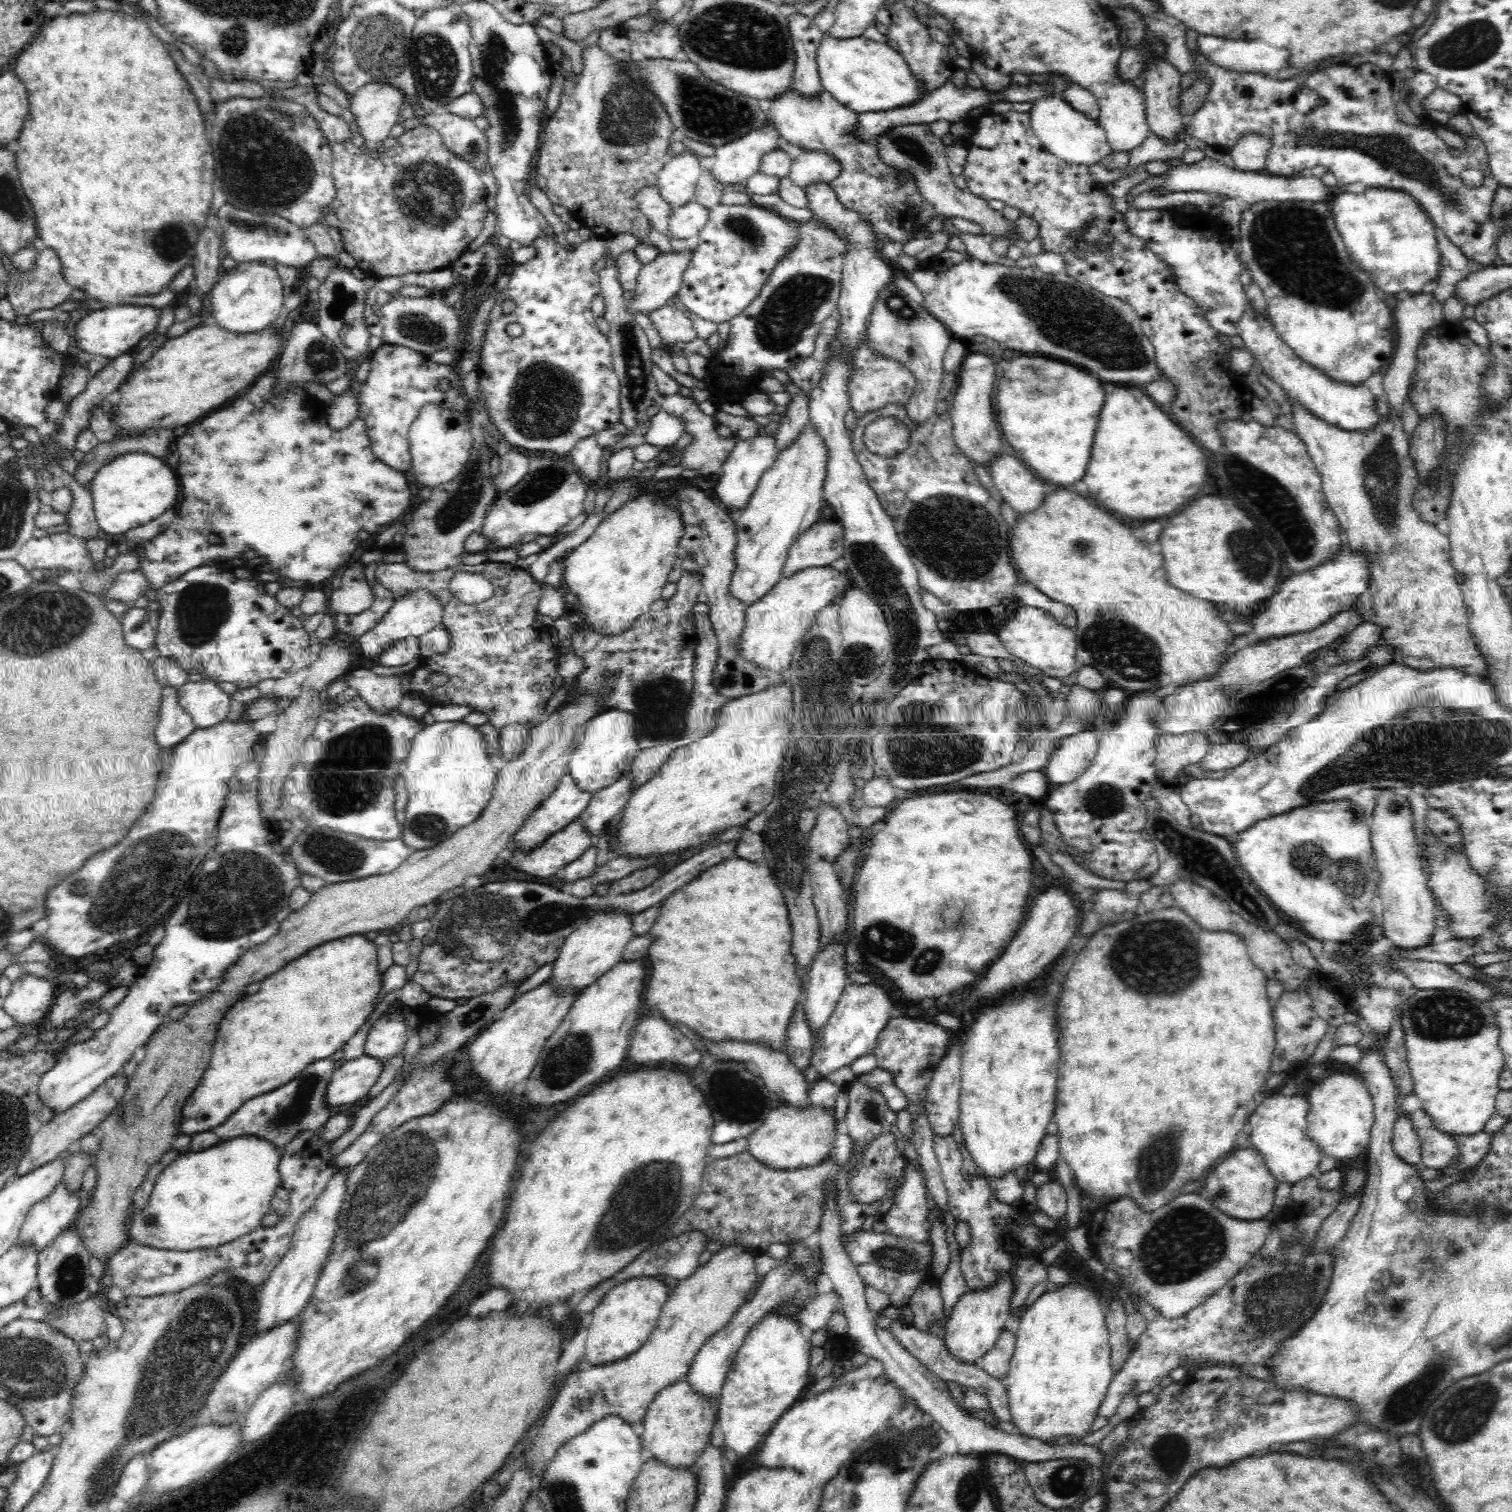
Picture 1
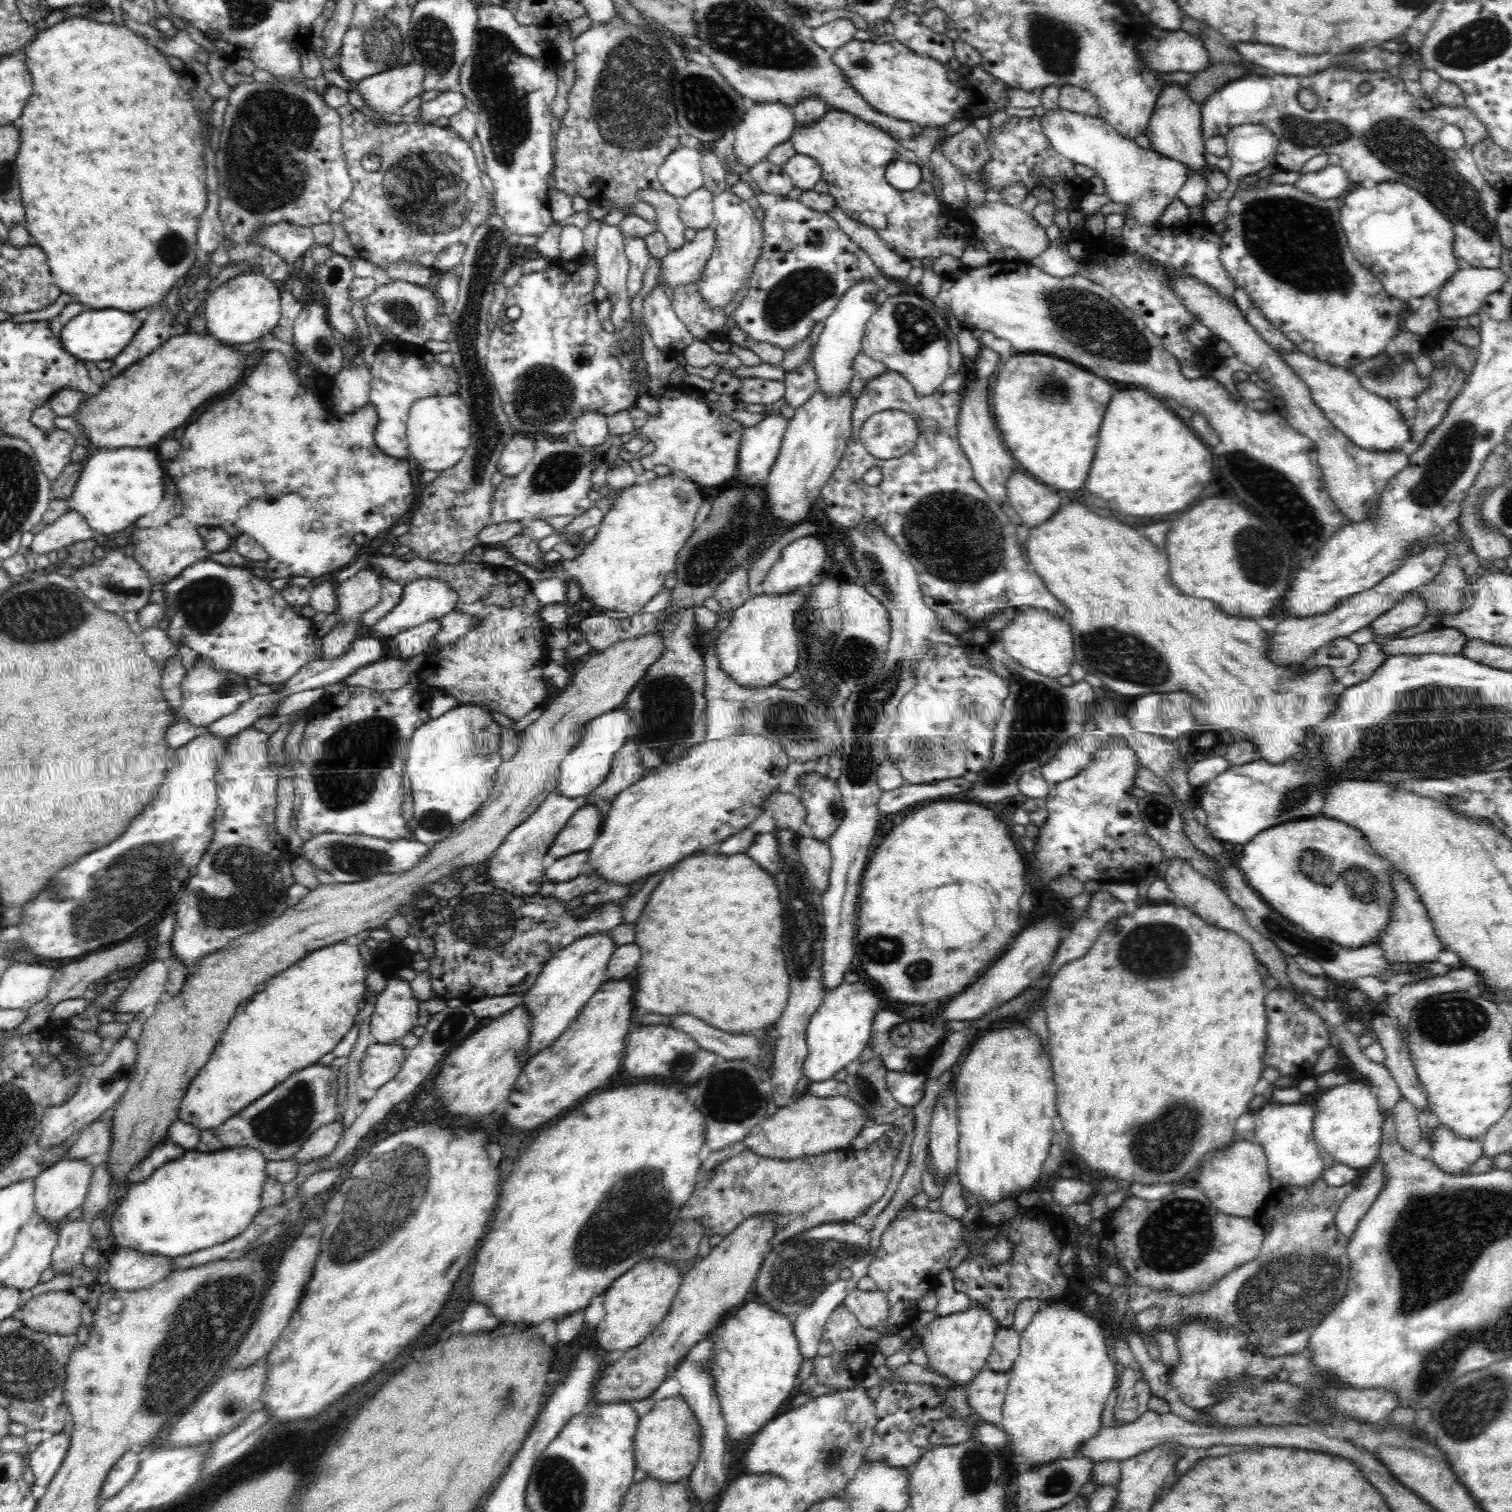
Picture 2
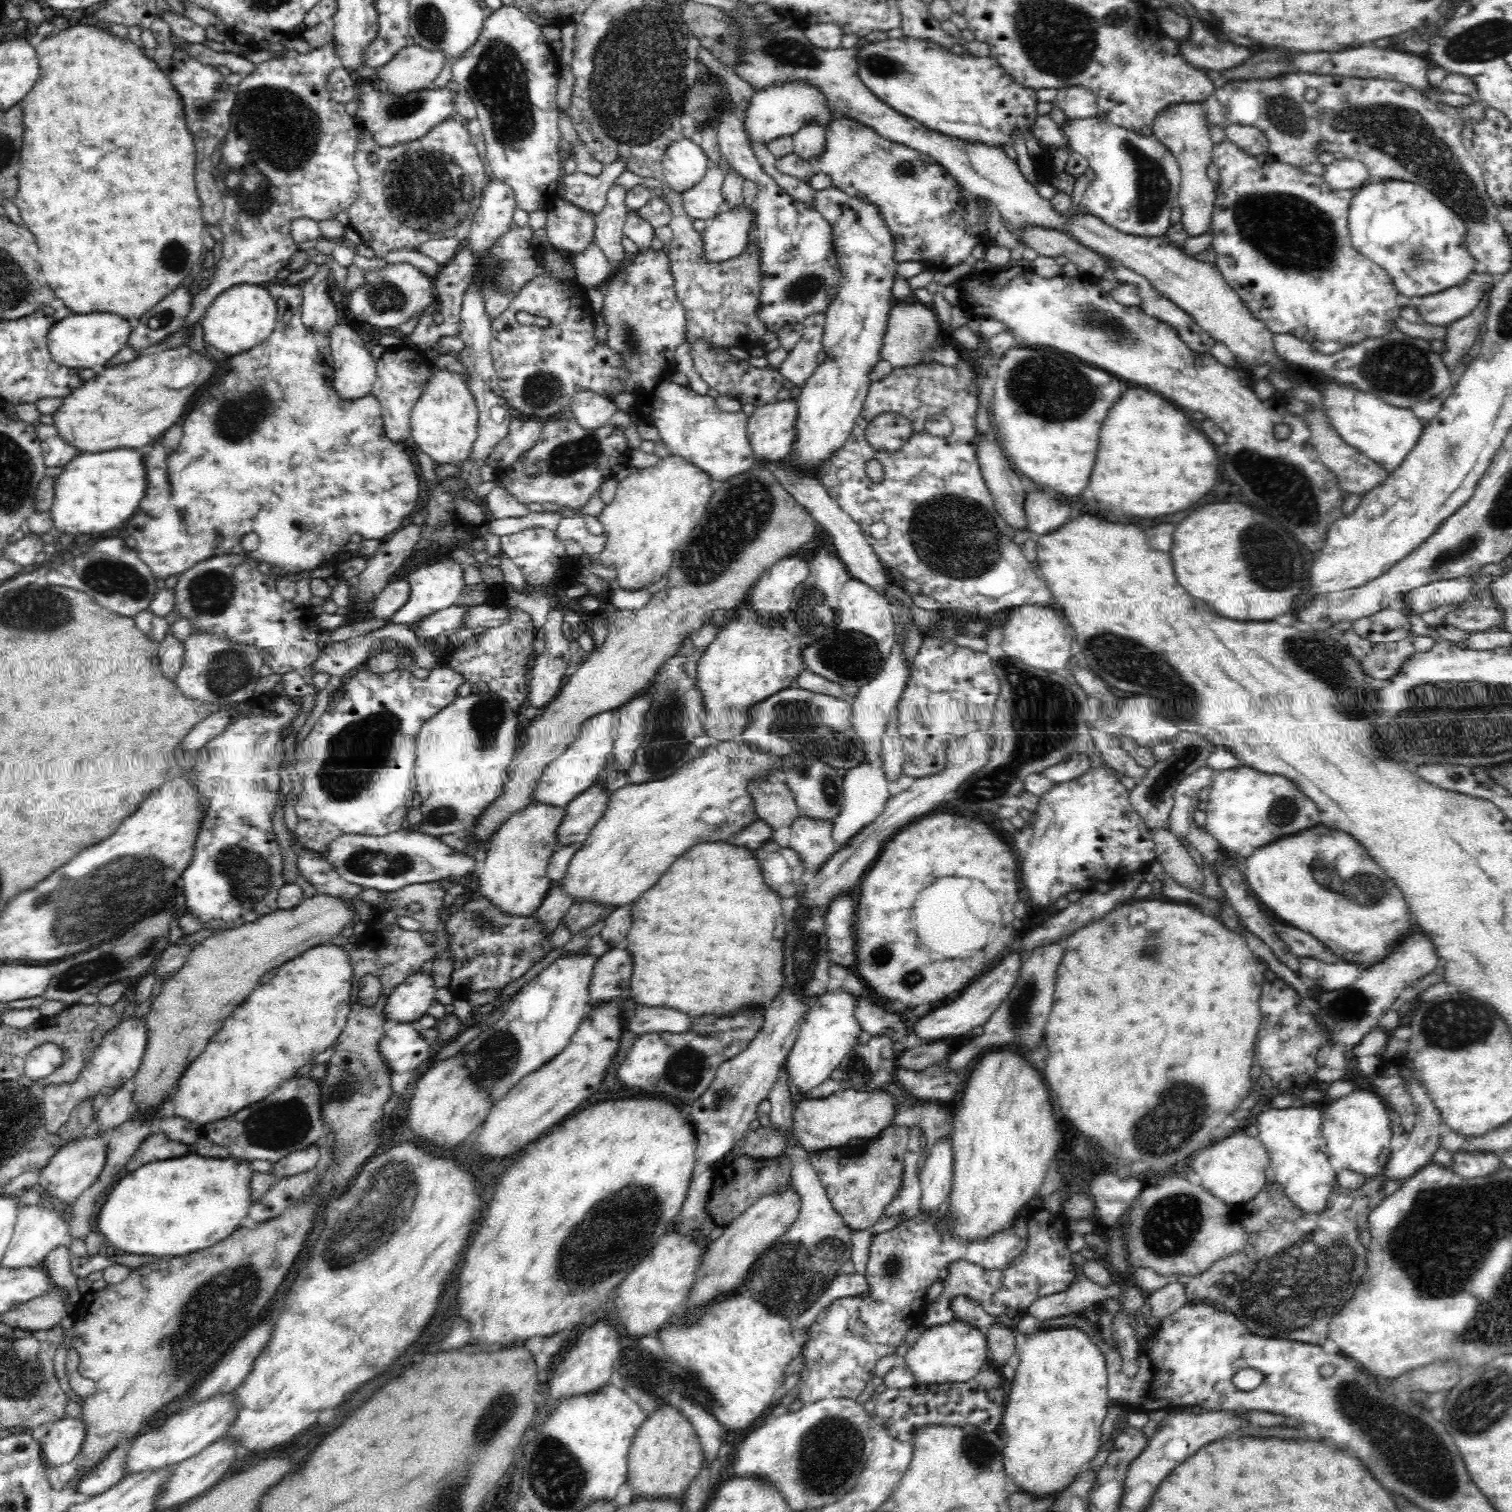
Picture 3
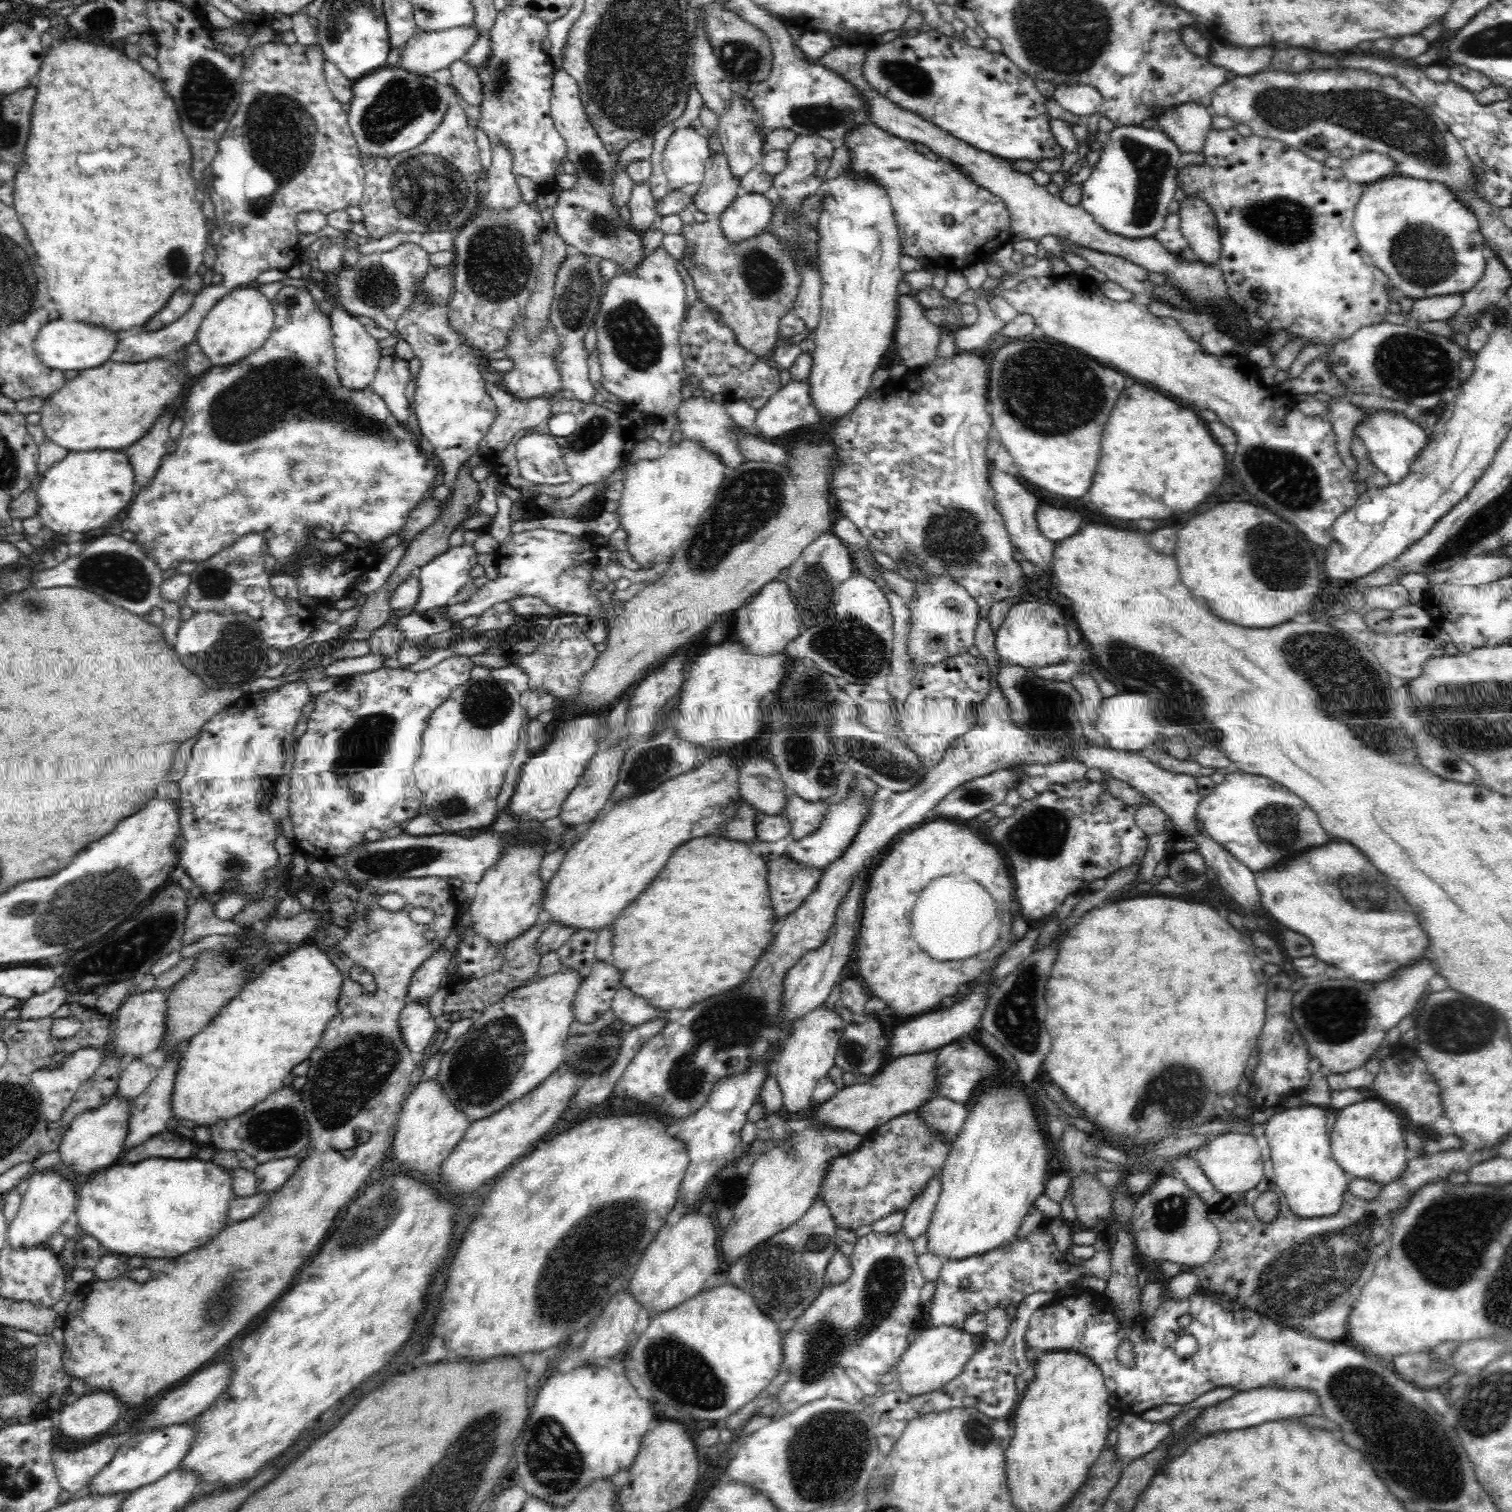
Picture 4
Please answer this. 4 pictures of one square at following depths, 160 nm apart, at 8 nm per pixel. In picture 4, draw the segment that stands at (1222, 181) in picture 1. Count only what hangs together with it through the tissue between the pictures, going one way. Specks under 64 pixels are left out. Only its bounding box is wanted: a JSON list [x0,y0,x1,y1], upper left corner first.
[1079,126,1397,240]

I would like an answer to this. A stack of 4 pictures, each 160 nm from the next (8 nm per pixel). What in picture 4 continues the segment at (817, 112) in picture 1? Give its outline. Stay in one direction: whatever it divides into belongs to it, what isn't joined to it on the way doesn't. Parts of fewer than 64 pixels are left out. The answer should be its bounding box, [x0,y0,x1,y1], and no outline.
[841,123,1012,271]

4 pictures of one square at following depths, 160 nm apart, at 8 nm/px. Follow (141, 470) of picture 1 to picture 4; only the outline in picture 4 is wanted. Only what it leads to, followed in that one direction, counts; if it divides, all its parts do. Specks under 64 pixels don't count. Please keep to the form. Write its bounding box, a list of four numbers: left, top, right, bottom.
[35,450,134,537]

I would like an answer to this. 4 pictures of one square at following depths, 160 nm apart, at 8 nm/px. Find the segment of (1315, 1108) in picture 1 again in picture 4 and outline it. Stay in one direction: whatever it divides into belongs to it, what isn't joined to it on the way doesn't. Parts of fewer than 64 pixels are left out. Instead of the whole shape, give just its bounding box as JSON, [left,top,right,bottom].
[1329,1099,1407,1186]

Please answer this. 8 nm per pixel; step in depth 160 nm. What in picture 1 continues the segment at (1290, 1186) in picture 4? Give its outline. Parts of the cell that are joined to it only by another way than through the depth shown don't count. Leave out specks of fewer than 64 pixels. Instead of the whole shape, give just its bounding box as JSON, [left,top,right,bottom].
[1248,1095,1322,1184]

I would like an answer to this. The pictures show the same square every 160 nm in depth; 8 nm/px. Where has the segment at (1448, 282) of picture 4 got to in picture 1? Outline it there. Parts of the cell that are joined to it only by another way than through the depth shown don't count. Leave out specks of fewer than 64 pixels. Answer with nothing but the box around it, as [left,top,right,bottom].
[1332,187,1442,297]

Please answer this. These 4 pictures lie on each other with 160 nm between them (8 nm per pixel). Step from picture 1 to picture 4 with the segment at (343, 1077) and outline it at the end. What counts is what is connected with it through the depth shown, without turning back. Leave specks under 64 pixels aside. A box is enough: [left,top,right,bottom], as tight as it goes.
[399,1002,437,1059]

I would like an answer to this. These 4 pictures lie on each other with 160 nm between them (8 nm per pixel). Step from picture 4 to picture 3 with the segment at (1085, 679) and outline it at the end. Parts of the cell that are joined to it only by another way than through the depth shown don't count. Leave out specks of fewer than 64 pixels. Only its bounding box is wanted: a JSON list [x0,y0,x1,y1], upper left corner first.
[1089,726,1147,780]

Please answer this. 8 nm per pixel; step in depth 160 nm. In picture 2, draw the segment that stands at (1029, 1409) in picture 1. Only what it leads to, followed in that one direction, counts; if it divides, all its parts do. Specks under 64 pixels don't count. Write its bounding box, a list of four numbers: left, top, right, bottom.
[1002,1297,1115,1473]

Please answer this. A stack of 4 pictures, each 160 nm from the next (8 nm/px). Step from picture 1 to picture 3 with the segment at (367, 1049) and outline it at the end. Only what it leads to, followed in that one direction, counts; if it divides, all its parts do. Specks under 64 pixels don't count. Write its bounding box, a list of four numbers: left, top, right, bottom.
[383,971,438,1024]

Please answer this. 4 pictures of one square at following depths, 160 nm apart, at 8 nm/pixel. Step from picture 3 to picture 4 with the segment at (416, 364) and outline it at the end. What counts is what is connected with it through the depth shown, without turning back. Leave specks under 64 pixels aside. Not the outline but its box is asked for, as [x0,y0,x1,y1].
[371,352,411,425]

